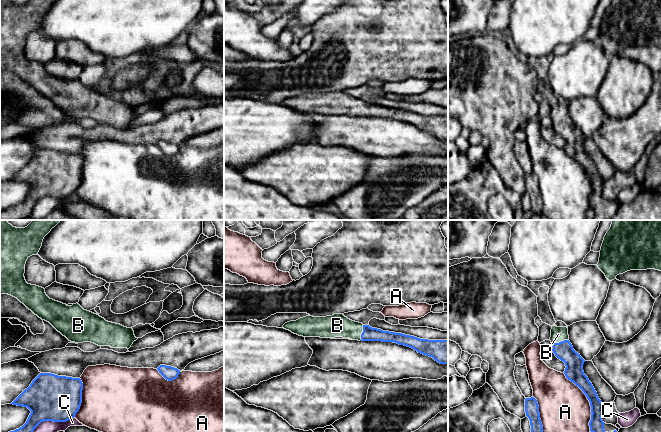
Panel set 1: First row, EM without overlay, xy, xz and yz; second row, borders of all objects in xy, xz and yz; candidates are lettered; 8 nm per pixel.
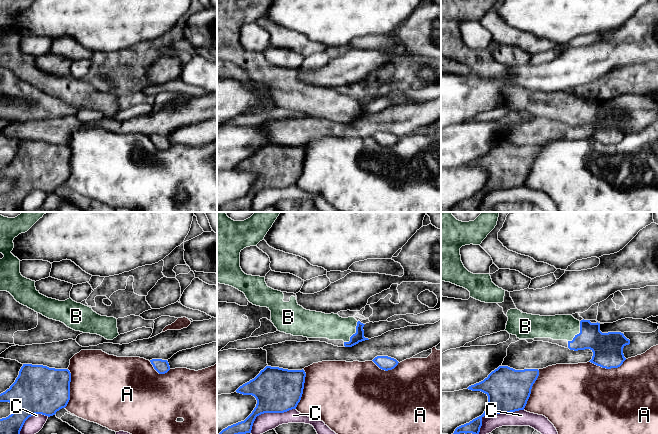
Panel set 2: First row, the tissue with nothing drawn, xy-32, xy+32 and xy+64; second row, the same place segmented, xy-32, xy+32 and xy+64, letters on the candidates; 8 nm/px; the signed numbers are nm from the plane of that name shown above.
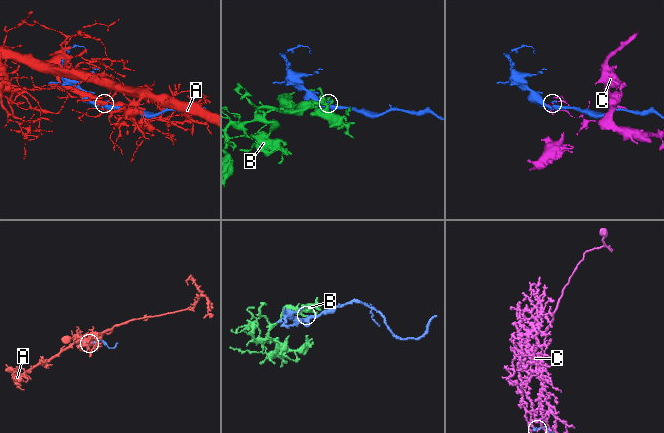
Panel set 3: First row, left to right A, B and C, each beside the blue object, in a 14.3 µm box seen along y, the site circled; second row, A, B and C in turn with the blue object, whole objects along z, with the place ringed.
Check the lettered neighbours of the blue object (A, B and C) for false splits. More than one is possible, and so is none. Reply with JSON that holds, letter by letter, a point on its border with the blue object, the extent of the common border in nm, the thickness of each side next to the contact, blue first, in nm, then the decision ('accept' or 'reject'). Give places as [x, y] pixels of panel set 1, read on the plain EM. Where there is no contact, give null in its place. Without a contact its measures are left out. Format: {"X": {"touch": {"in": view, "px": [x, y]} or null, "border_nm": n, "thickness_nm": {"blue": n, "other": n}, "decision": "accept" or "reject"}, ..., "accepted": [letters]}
{"A": {"touch": {"in": "yz", "px": [589, 177]}, "border_nm": 500, "thickness_nm": {"blue": 140, "other": 420}, "decision": "reject"}, "B": {"touch": {"in": "yz", "px": [561, 117]}, "border_nm": 140, "thickness_nm": {"blue": 150, "other": 120}, "decision": "accept"}, "C": {"touch": {"in": "xy", "px": [48, 196]}, "border_nm": 420, "thickness_nm": {"blue": 380, "other": 140}, "decision": "reject"}, "accepted": ["B"]}

